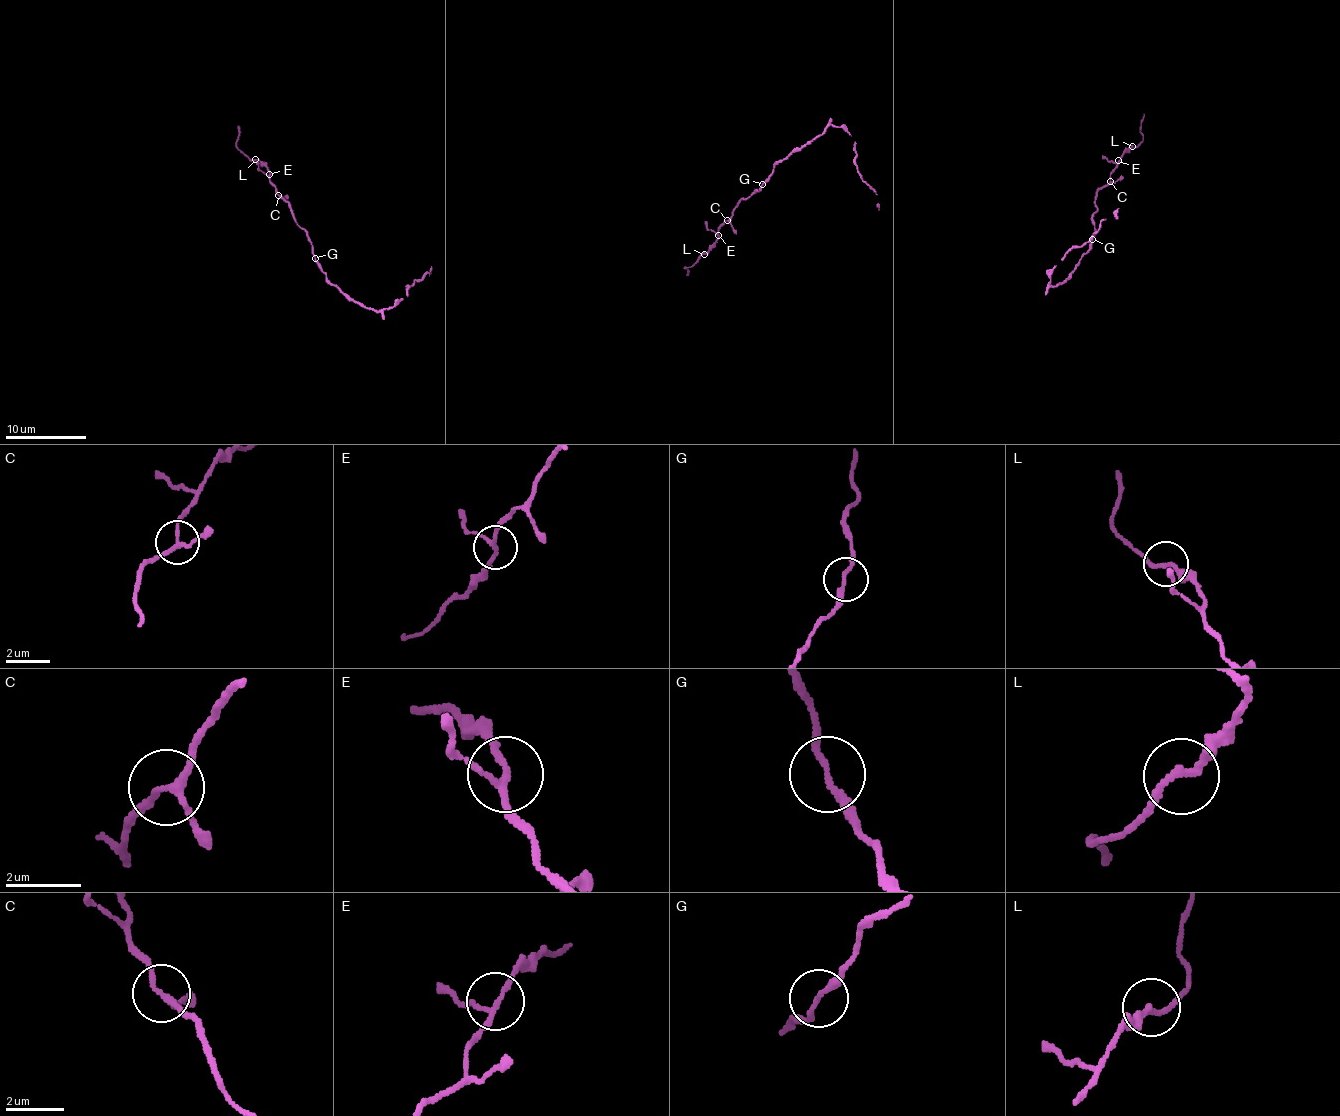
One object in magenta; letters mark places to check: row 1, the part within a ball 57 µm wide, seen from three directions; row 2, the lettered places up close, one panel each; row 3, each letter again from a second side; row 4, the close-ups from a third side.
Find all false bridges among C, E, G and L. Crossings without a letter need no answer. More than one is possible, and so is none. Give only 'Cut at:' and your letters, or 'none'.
Cut at: none

